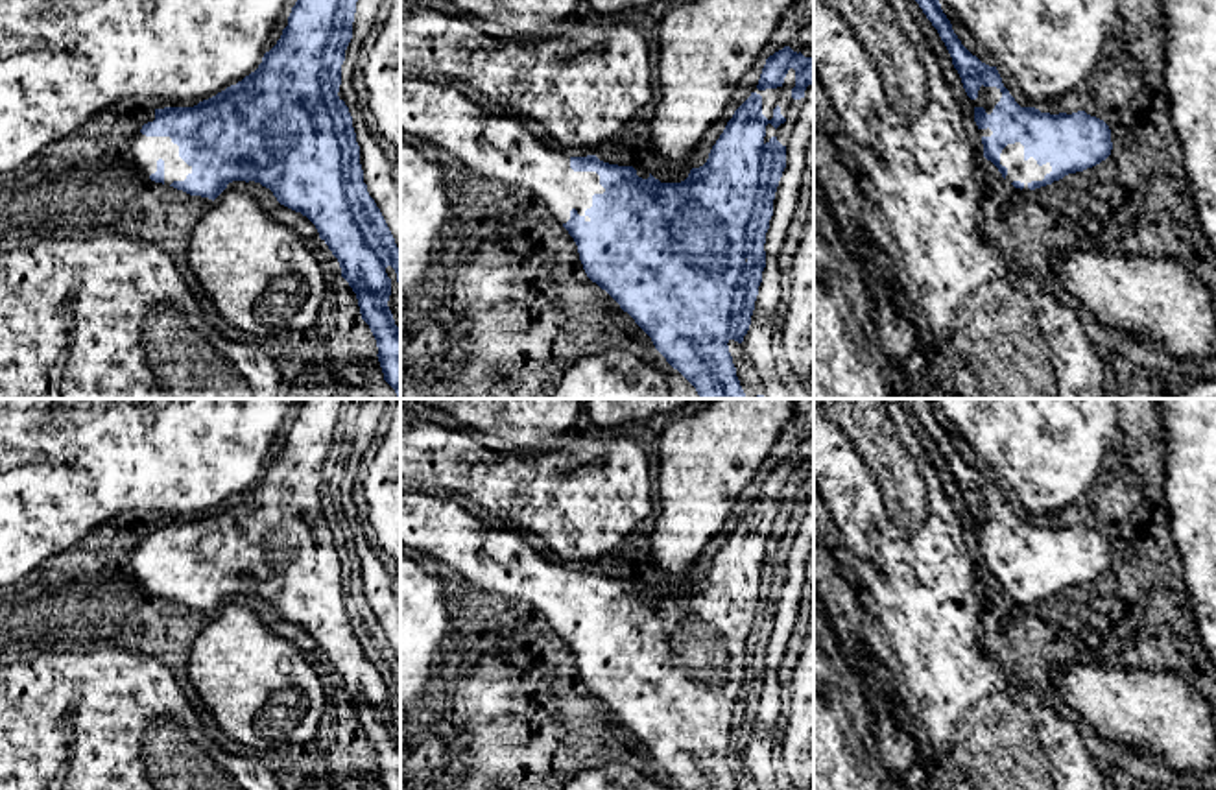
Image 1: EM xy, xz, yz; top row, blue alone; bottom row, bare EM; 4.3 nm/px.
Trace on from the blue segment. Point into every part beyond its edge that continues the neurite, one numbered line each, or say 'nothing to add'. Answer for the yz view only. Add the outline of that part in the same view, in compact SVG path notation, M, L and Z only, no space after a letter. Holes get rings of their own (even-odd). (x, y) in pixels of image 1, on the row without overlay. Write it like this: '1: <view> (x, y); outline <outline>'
1: yz (1012, 571); outline M1020 556L1007 557L1000 567L1000 578L1007 581L1006 594L1020 594L1022 604L1030 604L1031 594L1043 594L1046 587L1052 585L1050 576L1039 580L1033 570L1024 572L1024 559Z

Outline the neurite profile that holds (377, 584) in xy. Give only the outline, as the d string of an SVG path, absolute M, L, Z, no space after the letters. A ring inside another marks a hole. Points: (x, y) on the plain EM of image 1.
M365 399L356 415L352 436L352 452L345 463L341 478L341 509L352 530L356 556L360 559L360 578L364 583L364 596L369 609L380 622L395 657L400 664L400 607L395 602L393 580L386 572L384 561L376 556L375 548L367 543L364 524L360 521L352 485L358 480L360 465L373 443L378 441L378 425L386 413L384 399Z

